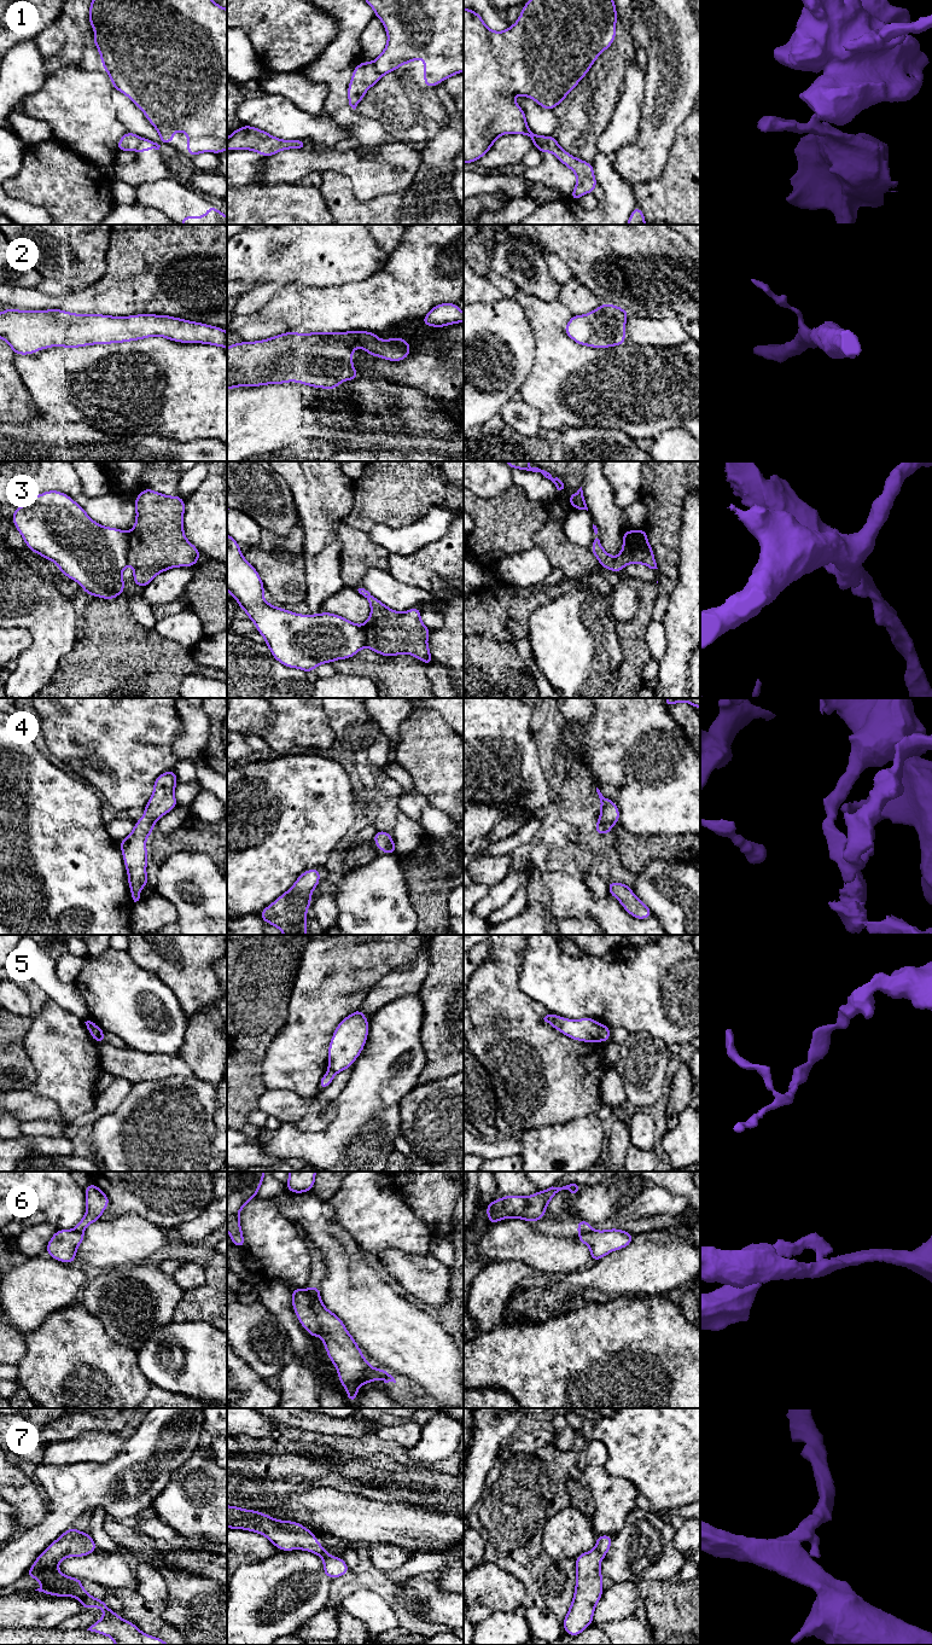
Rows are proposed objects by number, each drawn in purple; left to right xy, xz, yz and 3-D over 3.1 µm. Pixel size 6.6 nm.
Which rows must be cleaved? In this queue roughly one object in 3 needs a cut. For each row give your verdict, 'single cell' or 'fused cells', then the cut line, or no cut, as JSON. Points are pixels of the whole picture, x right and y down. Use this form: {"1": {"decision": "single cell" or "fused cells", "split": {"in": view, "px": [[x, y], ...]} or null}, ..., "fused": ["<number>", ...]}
{"1": {"decision": "fused cells", "split": {"in": "yz", "px": [[542, 137], [543, 144], [549, 150]]}}, "2": {"decision": "single cell", "split": null}, "3": {"decision": "fused cells", "split": {"in": "xy", "px": [[127, 533], [128, 563]]}}, "4": {"decision": "single cell", "split": null}, "5": {"decision": "fused cells", "split": {"in": "xy", "px": [[89, 1022], [95, 1028], [97, 1040]]}}, "6": {"decision": "fused cells", "split": {"in": "yz", "px": [[592, 1230], [580, 1236]]}}, "7": {"decision": "single cell", "split": null}, "fused": ["1", "3", "5", "6"]}

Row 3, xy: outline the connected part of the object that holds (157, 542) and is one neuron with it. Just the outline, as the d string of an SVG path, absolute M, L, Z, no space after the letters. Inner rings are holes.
M145 488L134 505L135 524L128 531L128 564L134 568L134 585L145 588L159 572L198 563L200 552L185 536L181 496Z

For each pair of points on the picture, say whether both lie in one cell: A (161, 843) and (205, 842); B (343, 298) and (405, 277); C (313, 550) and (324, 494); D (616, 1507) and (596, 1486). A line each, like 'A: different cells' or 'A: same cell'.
A: same cell
B: same cell
C: same cell
D: same cell

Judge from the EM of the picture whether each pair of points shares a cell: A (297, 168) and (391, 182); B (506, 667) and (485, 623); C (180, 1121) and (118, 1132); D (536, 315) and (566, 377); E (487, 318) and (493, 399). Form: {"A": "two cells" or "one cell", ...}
{"A": "one cell", "B": "two cells", "C": "one cell", "D": "one cell", "E": "one cell"}

